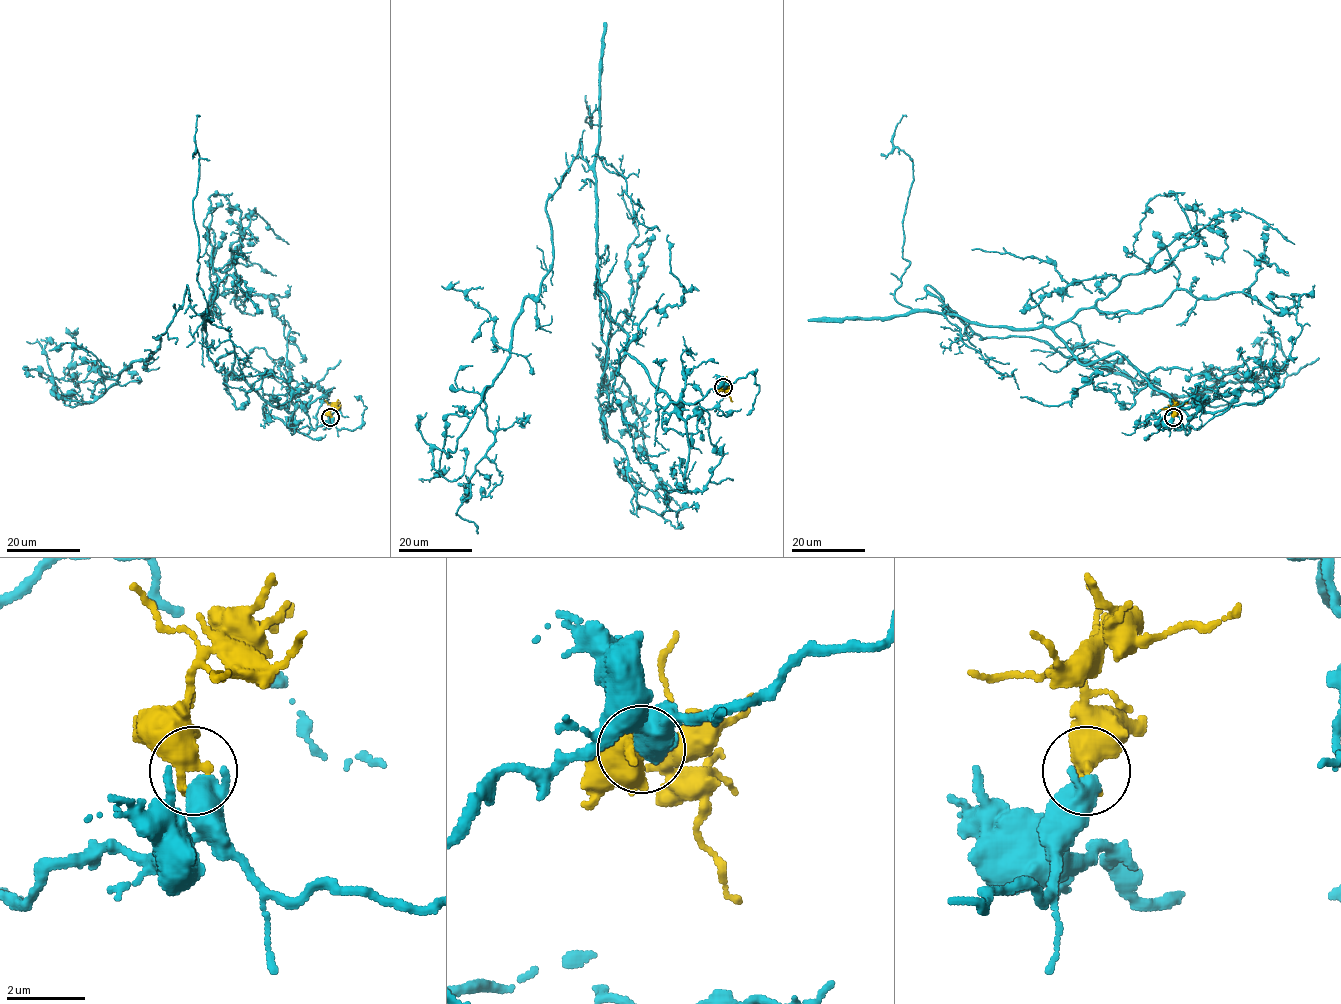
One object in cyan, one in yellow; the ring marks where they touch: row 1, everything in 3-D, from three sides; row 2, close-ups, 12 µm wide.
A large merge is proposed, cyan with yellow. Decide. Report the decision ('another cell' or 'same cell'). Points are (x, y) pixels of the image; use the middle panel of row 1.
another cell

